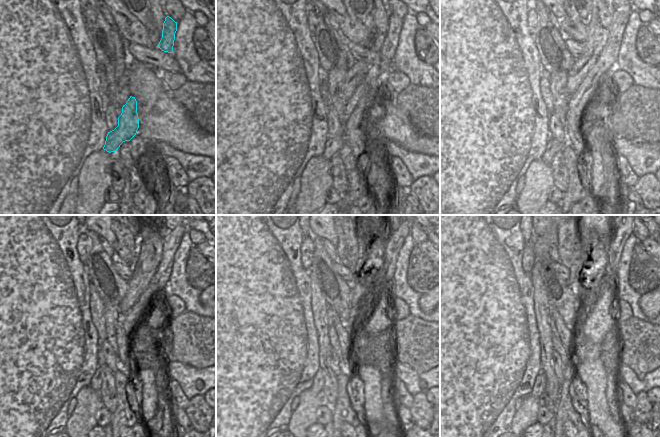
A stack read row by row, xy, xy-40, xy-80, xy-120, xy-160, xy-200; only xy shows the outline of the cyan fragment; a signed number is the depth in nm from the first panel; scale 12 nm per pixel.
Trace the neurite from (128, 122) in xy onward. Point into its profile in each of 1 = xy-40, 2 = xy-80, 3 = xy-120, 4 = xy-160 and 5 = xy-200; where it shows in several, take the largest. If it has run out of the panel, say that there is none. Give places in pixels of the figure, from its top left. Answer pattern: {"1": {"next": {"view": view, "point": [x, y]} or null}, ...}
{"1": {"next": {"view": "xy-40", "point": [352, 119]}}, "2": {"next": {"view": "xy-80", "point": [579, 102]}}, "3": {"next": {"view": "xy-120", "point": [134, 318]}}, "4": {"next": {"view": "xy-160", "point": [395, 239]}}, "5": {"next": {"view": "xy-200", "point": [616, 244]}}}

